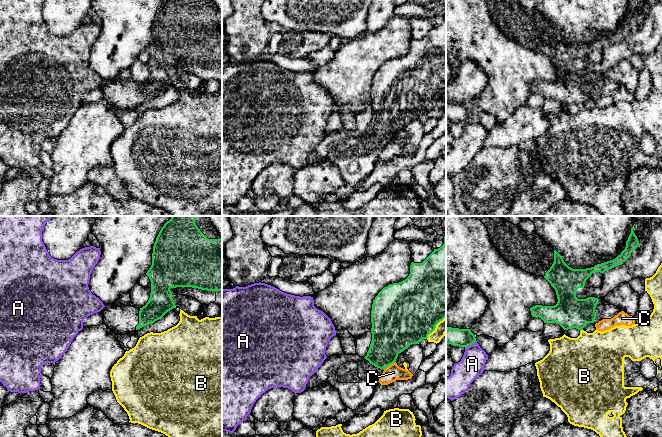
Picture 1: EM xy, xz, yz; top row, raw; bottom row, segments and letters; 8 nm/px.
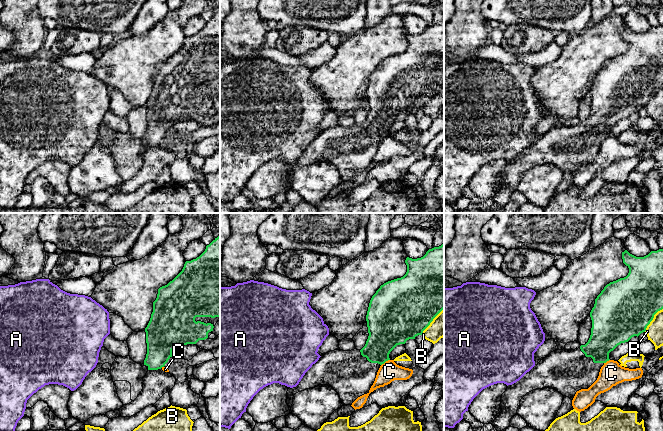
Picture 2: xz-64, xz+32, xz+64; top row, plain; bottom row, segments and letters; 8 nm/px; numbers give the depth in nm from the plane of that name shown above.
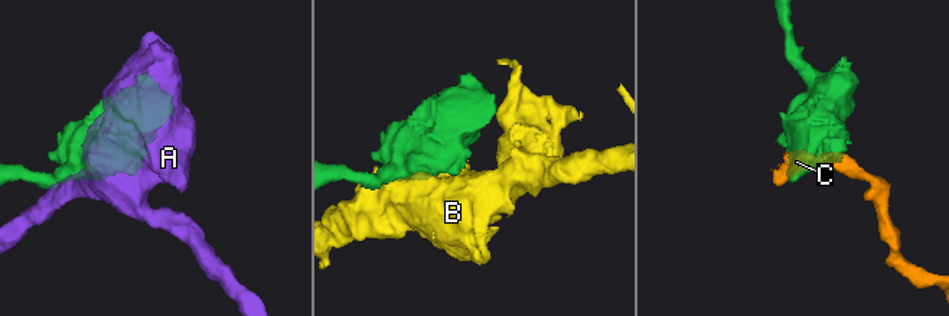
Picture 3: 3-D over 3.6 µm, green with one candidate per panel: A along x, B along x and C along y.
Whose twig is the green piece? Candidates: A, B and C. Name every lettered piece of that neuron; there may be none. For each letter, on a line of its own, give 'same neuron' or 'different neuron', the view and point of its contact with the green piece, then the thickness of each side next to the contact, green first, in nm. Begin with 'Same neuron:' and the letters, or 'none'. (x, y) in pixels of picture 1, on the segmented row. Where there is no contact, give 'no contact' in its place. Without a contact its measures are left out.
Same neuron: none
A: different neuron | yz (470, 344) | 140/200 nm
B: different neuron | xz (435, 327) | 480/110 nm
C: different neuron | xz (389, 365) | 320/130 nm

